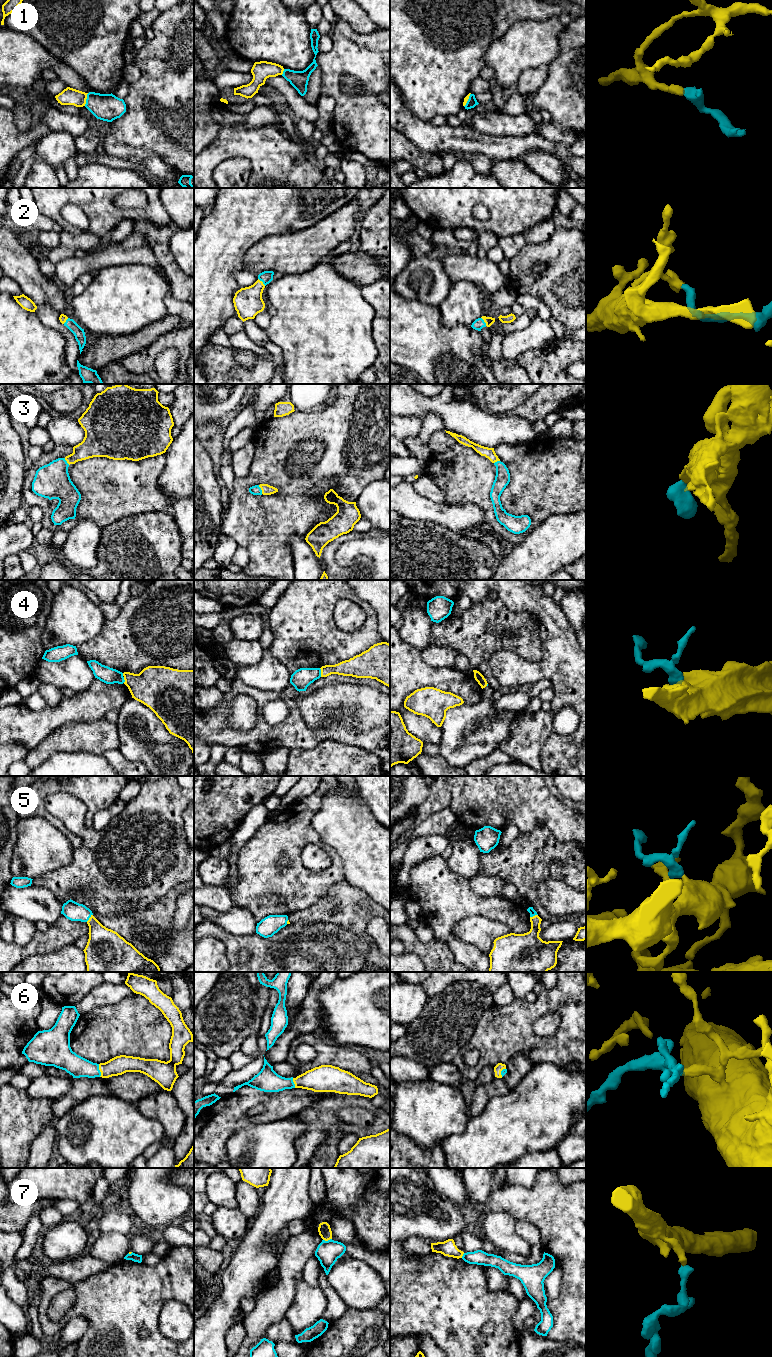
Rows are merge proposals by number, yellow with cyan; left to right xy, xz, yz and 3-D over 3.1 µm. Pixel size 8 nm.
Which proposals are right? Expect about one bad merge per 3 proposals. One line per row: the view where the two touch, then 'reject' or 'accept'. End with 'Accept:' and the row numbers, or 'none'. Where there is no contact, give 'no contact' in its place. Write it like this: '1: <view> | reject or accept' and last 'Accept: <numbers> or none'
1: xy | reject
2: xz | accept
3: xz | accept
4: xz | reject
5: xy | accept
6: xy | accept
7: xz | reject
Accept: 2, 3, 5, 6

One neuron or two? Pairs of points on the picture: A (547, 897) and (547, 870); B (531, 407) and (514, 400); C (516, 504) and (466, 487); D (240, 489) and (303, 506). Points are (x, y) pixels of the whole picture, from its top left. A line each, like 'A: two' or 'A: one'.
A: two
B: two
C: one
D: one

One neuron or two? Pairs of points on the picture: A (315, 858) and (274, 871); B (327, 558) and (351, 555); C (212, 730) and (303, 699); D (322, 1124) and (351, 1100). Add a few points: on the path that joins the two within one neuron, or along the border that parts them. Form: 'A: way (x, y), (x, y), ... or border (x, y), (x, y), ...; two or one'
A: border (305, 845), (303, 865), (325, 870); two
B: border (349, 539), (335, 553), (335, 561), (347, 569); two
C: border (298, 692), (296, 704), (305, 723); two
D: way (325, 1115), (342, 1100); one

